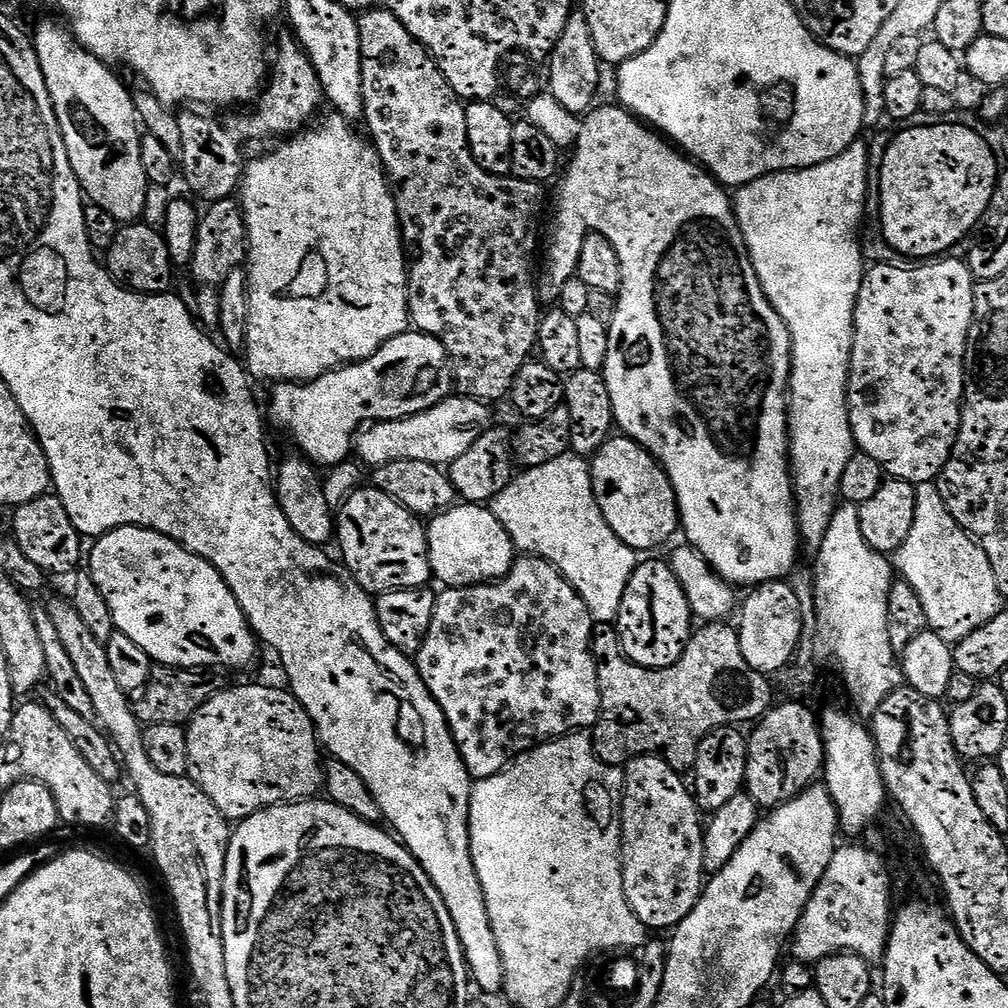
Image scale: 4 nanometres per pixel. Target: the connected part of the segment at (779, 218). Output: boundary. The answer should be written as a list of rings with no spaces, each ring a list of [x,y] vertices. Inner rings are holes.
[[[856,139],[842,154],[830,158],[821,164],[809,168],[795,168],[793,172],[771,172],[769,176],[758,178],[754,182],[743,185],[735,193],[734,211],[744,245],[748,248],[748,257],[758,274],[758,282],[766,294],[766,298],[774,306],[774,310],[782,318],[792,339],[792,373],[788,377],[788,459],[790,475],[796,502],[796,522],[800,526],[800,539],[805,549],[818,550],[822,546],[822,538],[826,538],[826,530],[830,526],[830,518],[836,513],[838,501],[841,499],[840,483],[842,470],[846,470],[846,462],[852,457],[854,441],[850,414],[848,413],[848,367],[852,353],[852,323],[856,299],[864,281],[866,263],[864,252],[860,249],[860,219],[864,216],[864,203],[868,200],[868,148],[863,139]]]

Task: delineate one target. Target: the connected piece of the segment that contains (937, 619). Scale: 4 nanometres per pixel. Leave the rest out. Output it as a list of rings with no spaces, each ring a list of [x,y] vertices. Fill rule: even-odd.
[[[935,483],[917,484],[915,490],[914,526],[910,526],[910,534],[906,534],[906,542],[902,542],[902,546],[894,553],[894,568],[911,586],[914,594],[918,594],[918,602],[922,602],[922,610],[928,619],[927,627],[948,638],[961,638],[994,619],[1005,607],[1006,600],[998,590],[998,582],[994,578],[990,558],[986,558],[980,545],[952,517]]]

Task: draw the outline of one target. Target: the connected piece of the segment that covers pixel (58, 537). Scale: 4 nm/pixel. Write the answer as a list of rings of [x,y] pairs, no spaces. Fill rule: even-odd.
[[[55,494],[40,496],[29,504],[21,504],[13,512],[12,538],[19,546],[20,552],[30,562],[34,562],[39,571],[64,574],[79,562],[82,537],[70,522],[66,508]]]

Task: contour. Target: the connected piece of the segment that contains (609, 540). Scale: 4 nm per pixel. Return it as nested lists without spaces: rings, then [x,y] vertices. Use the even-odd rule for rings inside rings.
[[[569,450],[542,466],[524,468],[491,499],[490,507],[494,518],[502,522],[506,534],[510,534],[512,543],[521,553],[539,556],[547,564],[554,565],[568,579],[570,586],[574,586],[586,602],[588,612],[595,623],[615,623],[622,596],[637,566],[638,554],[614,534],[614,530],[610,529],[609,523],[603,517],[597,499],[594,498],[591,467],[585,457]],[[559,480],[564,480],[565,486],[568,487],[565,492]]]

